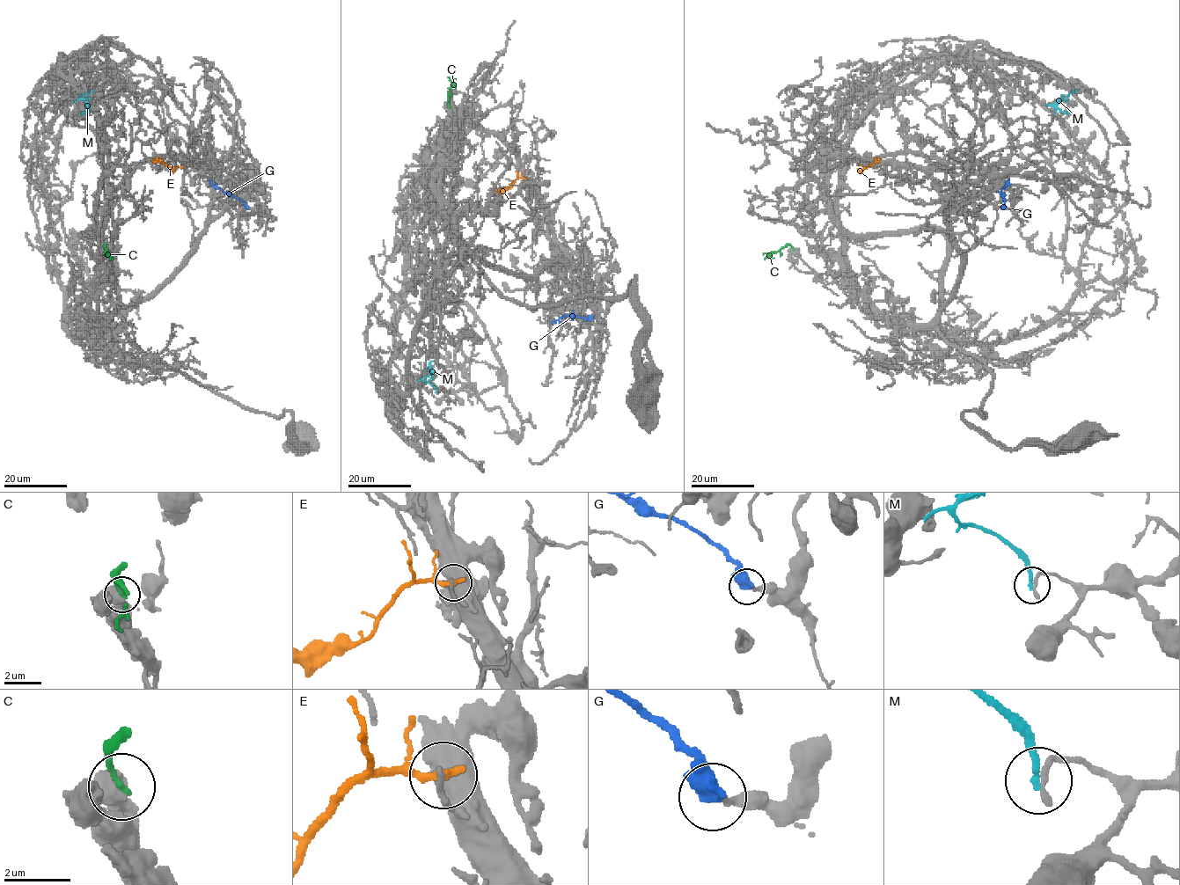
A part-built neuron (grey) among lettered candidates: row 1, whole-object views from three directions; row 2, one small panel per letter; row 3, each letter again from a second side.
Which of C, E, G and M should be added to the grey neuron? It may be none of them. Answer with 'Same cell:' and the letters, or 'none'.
Same cell: none

